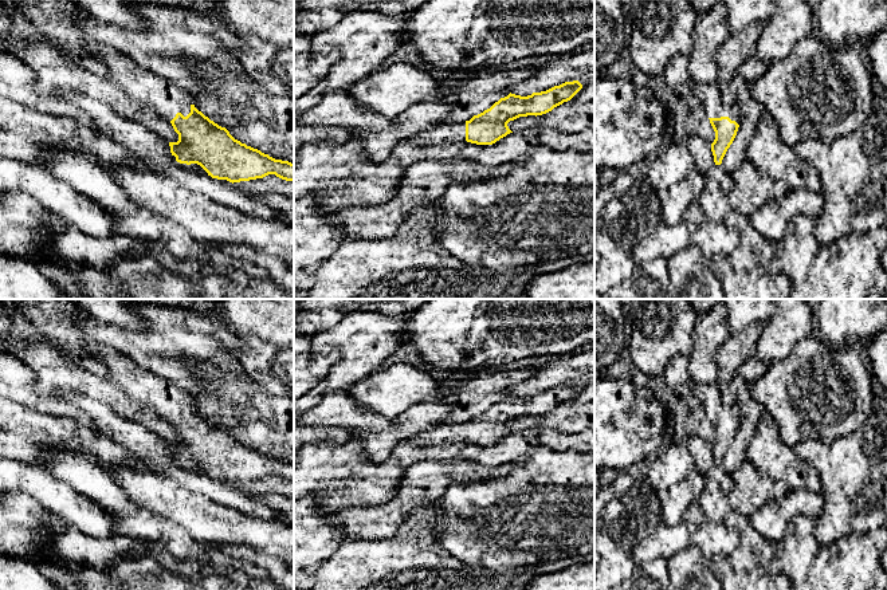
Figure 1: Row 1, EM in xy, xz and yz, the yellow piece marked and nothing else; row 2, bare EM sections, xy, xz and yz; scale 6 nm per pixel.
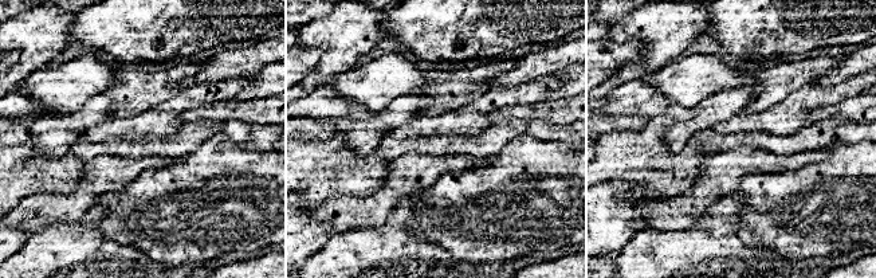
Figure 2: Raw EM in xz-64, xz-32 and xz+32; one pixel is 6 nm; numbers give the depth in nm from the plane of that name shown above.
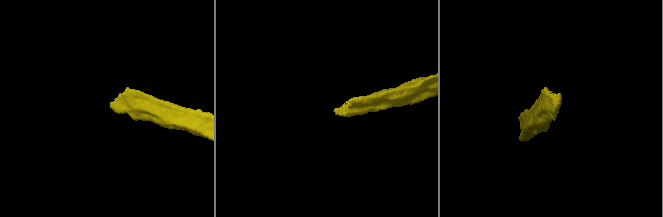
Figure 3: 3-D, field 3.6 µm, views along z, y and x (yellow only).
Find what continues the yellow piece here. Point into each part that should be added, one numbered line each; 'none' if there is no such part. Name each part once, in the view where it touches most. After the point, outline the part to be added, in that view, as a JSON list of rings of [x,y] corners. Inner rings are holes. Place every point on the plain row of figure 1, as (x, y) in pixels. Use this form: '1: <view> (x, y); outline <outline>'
1: xy (148, 389); outline [[[87,339],[85,351],[99,359],[107,369],[110,379],[142,406],[148,406],[166,421],[177,413],[187,417],[195,404],[192,394],[172,385],[165,378],[142,369],[117,349]]]

